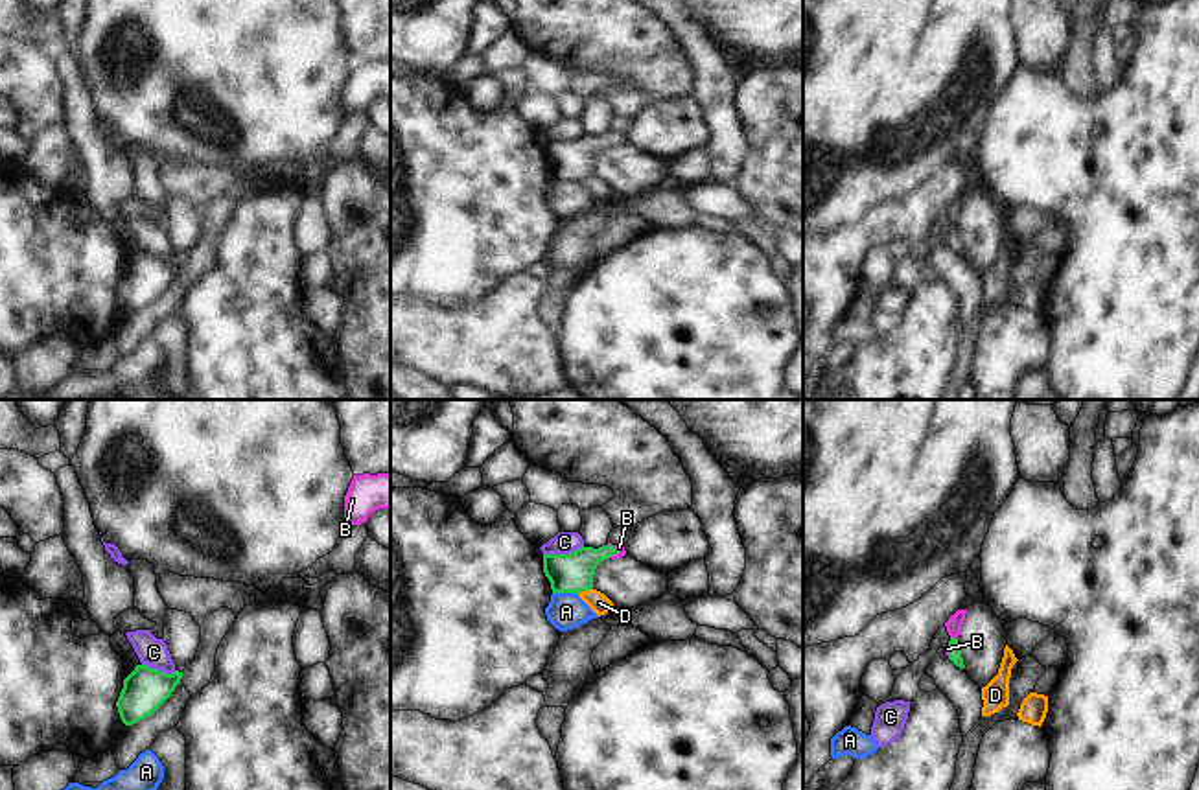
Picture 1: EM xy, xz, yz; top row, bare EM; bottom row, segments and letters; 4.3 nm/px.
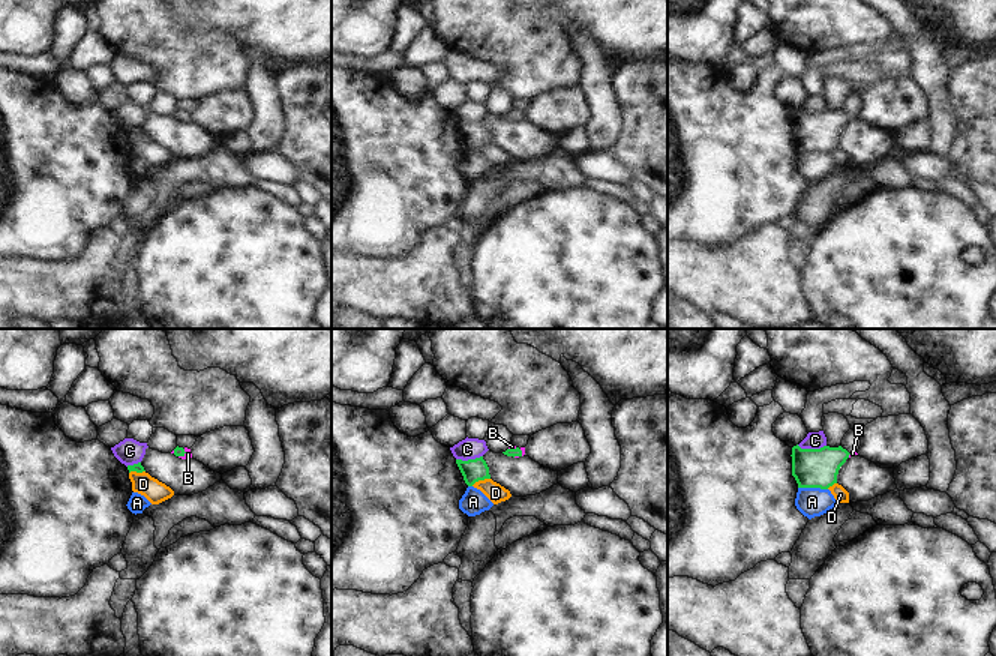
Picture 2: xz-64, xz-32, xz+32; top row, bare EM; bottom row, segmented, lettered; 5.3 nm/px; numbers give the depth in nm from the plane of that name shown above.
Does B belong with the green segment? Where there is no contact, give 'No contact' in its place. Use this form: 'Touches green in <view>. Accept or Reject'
Touches green in yz. Accept

